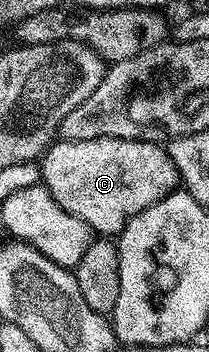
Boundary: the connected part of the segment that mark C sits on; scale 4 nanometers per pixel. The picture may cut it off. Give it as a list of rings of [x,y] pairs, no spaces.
[[[61,138],[53,142],[42,156],[42,183],[66,213],[86,221],[86,225],[90,225],[93,232],[101,236],[116,237],[138,213],[142,213],[150,205],[162,201],[177,190],[178,176],[174,161],[159,143],[129,139],[70,141]]]

